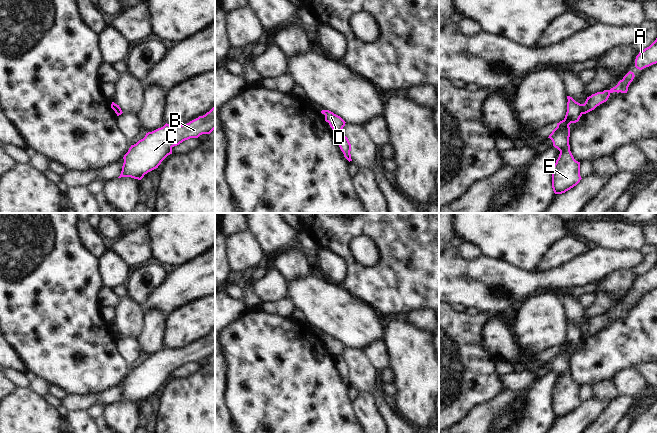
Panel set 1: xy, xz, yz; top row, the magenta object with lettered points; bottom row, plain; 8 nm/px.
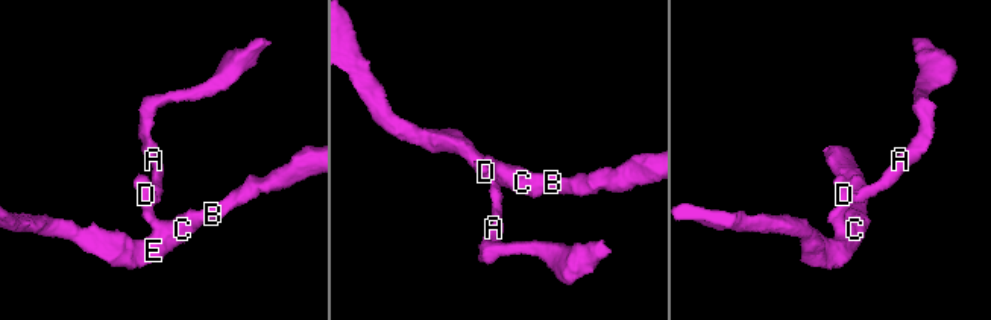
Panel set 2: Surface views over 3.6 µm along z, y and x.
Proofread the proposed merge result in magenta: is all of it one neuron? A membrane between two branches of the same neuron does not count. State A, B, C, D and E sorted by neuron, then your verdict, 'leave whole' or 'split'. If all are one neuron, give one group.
groups A / B C D E; split

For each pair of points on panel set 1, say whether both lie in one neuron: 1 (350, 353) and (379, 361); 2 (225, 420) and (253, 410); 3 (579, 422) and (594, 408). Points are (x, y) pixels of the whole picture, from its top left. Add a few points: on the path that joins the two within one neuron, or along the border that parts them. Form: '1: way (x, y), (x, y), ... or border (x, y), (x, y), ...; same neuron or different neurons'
1: border (363, 350), (379, 370); different neurons
2: border (227, 394), (228, 408), (236, 422); different neurons
3: way (583, 418), (590, 411); same neuron

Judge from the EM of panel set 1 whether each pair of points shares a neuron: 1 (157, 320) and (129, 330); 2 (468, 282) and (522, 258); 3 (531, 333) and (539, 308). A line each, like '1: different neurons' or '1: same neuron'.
1: different neurons
2: different neurons
3: same neuron

